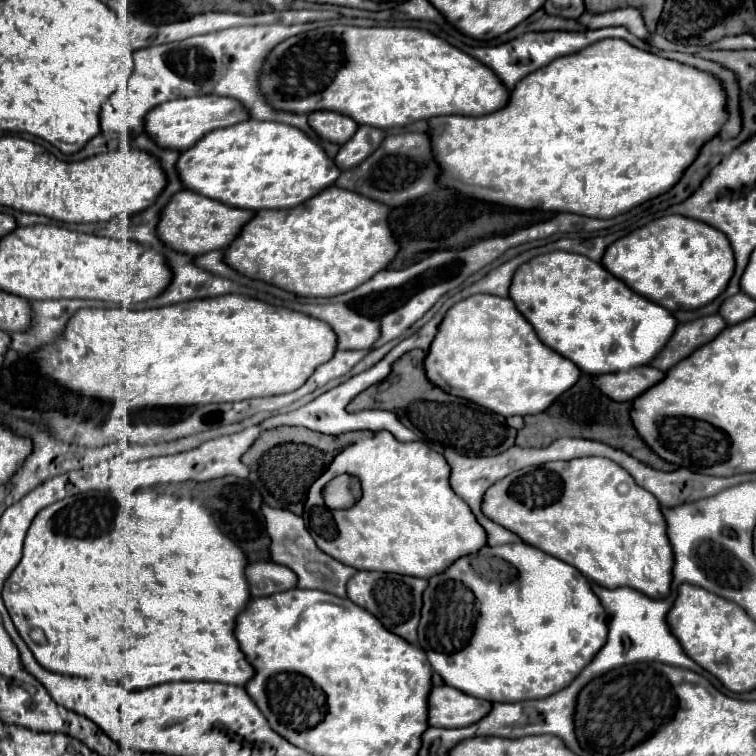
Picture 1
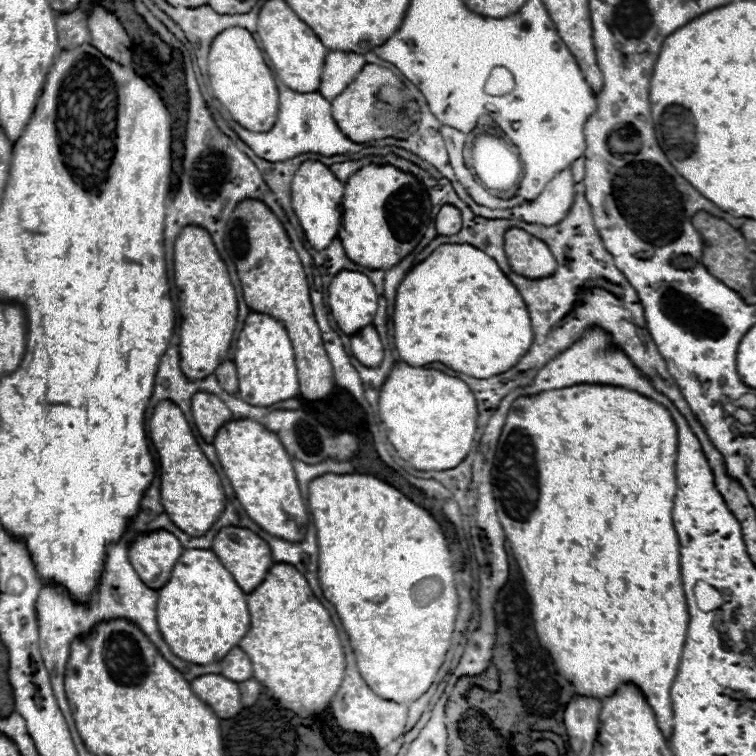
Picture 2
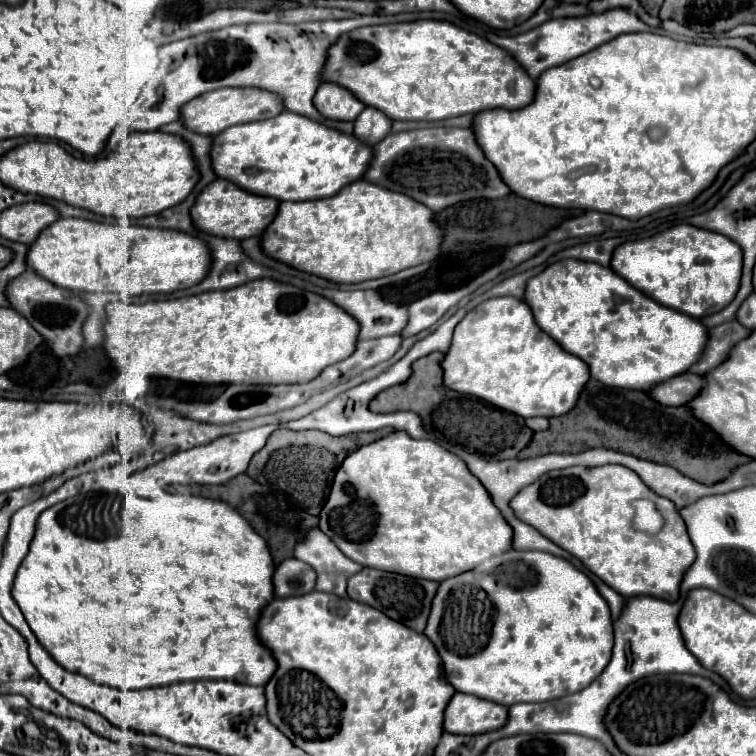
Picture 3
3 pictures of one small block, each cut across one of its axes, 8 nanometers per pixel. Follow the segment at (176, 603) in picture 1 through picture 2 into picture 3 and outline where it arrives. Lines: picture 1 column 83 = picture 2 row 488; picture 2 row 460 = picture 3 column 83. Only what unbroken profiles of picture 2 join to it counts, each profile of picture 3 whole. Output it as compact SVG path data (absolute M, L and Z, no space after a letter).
M88 492L54 504L38 516L34 540L30 542L28 556L22 560L16 580L12 586L12 598L22 610L30 630L42 644L42 648L68 672L82 674L98 684L114 686L120 690L142 690L154 686L166 686L184 680L232 680L240 684L264 686L276 670L276 662L268 648L256 638L256 622L260 610L274 598L270 594L270 572L274 572L272 556L262 536L228 504L202 496L184 494L160 494L156 498L140 498L138 494L110 494L110 492Z

